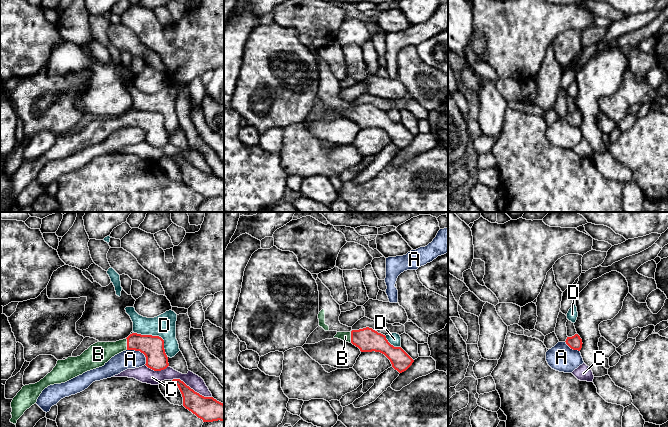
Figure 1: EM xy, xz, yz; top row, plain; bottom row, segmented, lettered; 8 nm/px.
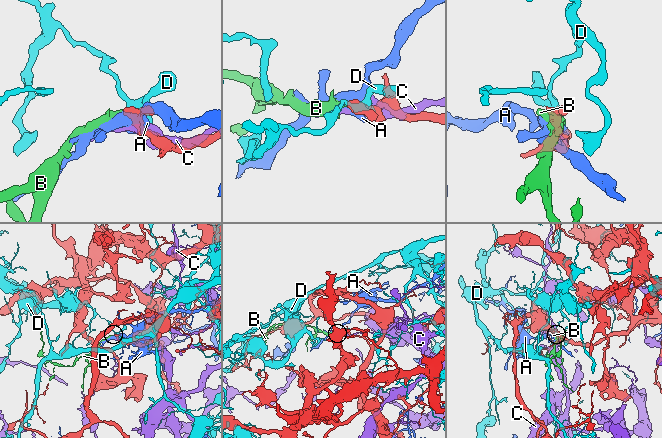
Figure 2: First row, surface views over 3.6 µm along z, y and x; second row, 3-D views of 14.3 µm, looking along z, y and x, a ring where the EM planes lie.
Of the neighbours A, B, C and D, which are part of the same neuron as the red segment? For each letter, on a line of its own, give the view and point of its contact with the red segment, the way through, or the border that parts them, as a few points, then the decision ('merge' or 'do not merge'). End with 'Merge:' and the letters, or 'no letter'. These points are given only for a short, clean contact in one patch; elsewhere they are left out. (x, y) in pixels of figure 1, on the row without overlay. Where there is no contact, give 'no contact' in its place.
A: meets red in xy at (140, 127); do not merge
B: meets red in xy at (127, 120); merge
C: meets red in xy at (192, 165); do not merge
D: meets red in xy at (156, 112); do not merge
Merge: B

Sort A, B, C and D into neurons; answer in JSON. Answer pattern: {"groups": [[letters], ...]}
{"groups": [["A"], ["B"], ["C"], ["D"]]}

